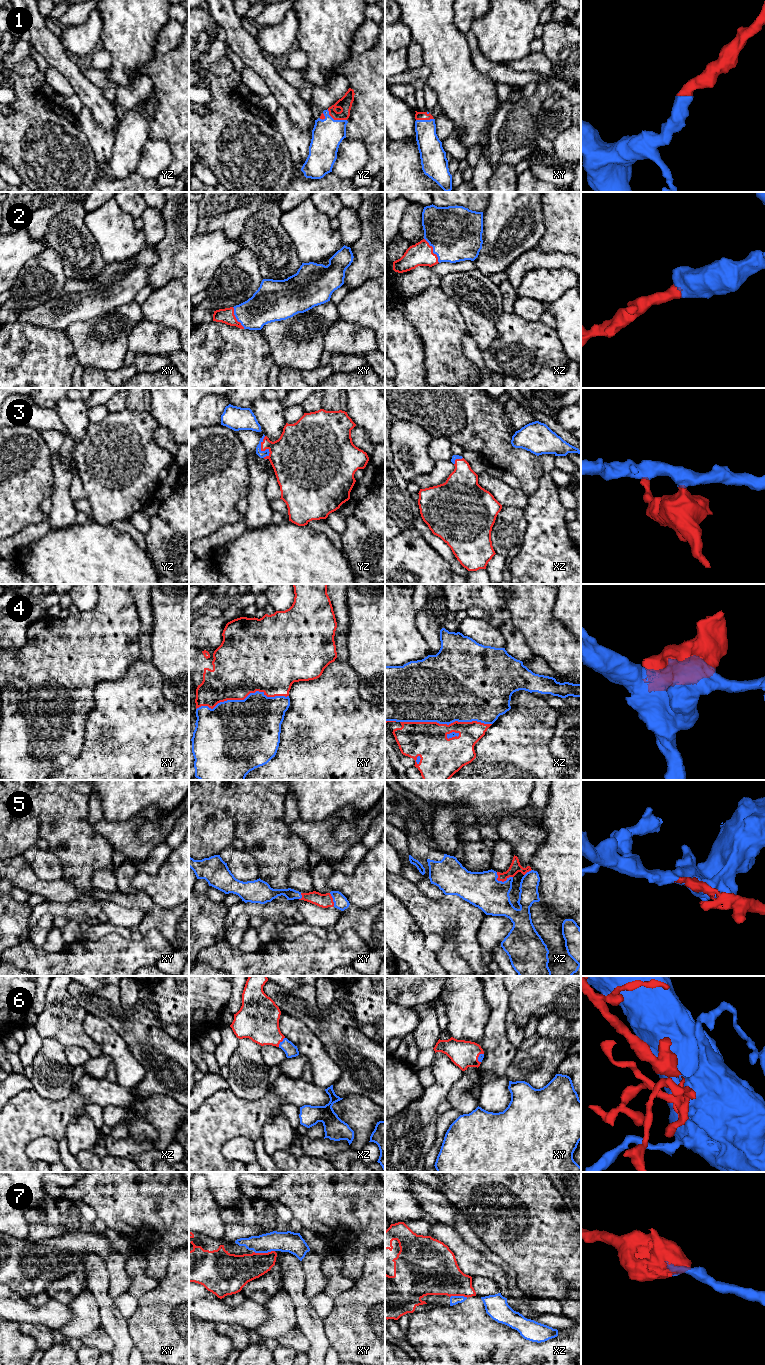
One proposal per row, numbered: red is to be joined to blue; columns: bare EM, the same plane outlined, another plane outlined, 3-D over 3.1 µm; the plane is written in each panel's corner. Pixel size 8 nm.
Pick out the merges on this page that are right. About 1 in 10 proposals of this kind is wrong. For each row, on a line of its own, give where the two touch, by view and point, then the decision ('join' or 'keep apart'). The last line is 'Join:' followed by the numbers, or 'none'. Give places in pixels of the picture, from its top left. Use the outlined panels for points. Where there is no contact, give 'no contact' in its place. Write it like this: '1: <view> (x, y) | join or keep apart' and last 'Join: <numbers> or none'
1: yz (335, 120) | join
2: xz (433, 250) | join
3: yz (263, 451) | join
4: xy (242, 700) | join
5: xz (501, 881) | join
6: xz (281, 1042) | join
7: xy (264, 1252) | join
Join: 1, 2, 3, 4, 5, 6, 7

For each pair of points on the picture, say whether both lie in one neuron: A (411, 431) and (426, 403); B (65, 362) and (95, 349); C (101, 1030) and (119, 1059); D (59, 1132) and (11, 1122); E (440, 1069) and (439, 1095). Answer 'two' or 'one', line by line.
A: two
B: two
C: one
D: one
E: one

